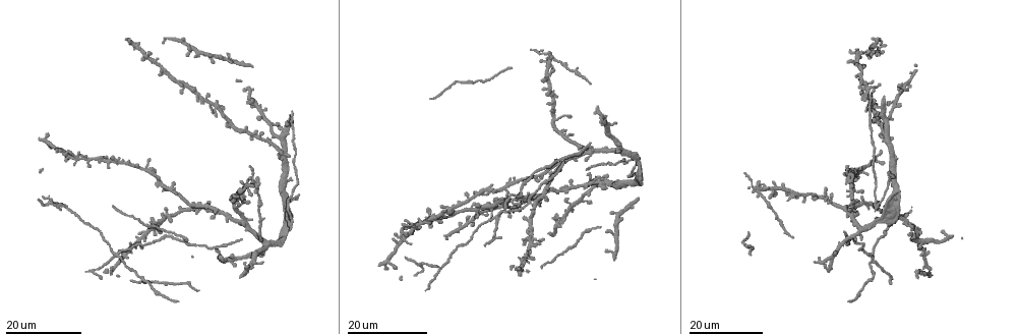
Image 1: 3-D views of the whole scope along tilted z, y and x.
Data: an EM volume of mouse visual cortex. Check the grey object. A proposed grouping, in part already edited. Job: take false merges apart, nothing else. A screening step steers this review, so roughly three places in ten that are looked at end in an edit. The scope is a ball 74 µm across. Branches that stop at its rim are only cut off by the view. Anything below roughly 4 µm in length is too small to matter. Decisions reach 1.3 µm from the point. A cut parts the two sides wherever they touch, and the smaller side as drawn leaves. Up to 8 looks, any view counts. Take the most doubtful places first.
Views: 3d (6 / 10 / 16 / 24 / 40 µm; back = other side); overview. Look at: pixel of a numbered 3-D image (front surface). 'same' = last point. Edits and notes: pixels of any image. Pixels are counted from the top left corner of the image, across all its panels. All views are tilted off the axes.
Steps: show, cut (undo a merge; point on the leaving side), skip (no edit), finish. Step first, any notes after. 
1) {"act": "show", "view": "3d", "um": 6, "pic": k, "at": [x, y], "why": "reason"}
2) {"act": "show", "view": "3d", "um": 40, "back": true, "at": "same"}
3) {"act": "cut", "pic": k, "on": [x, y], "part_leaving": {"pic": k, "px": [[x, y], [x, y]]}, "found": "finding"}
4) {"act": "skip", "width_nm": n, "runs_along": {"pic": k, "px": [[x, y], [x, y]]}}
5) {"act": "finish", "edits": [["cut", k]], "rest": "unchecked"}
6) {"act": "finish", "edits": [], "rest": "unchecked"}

{"act": "show", "view": "3d", "um": 24, "pic": 1, "at": [117, 256]}

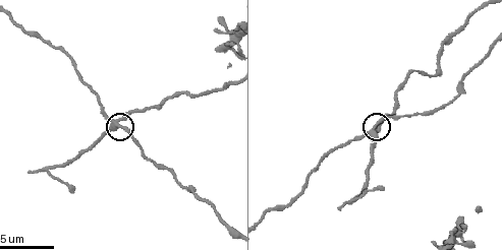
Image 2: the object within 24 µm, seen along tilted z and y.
{"act": "show", "view": "3d", "um": 6, "pic": 2, "at": [372, 129], "why": "closer look"}

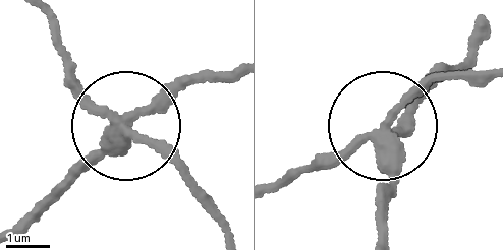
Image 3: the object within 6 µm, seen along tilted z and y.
{"act": "cut", "pic": 3, "on": [178, 88], "arms": 4, "part_leaving": {"pic": 3, "px": [[122, 125], [196, 83], [235, 75]]}, "found": "two neurons meet here"}

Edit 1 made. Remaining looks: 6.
{"act": "show", "view": "3d", "um": 24, "pic": 1, "at": [440, 269]}

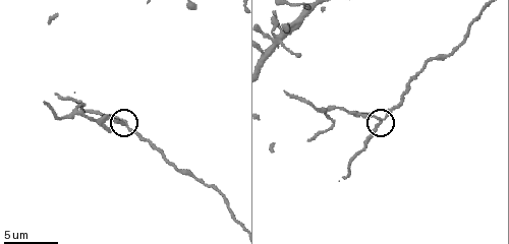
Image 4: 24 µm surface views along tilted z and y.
{"act": "show", "view": "3d", "um": 10, "pic": 4, "at": [124, 124]}

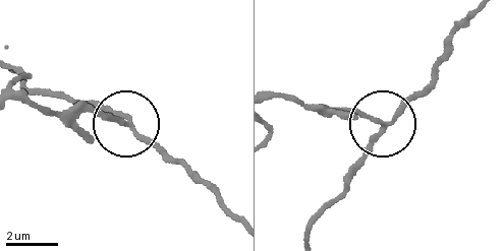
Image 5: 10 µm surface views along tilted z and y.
{"act": "cut", "pic": 5, "on": [102, 116], "side_arm_um": 9, "part_leaving": {"pic": 5, "px": [[130, 121], [106, 112], [49, 113], [21, 91], [17, 71]]}, "found": "two neurons meet here"}

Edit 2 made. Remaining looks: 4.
{"act": "show", "view": "3d", "um": 16, "pic": 1, "at": [773, 189]}

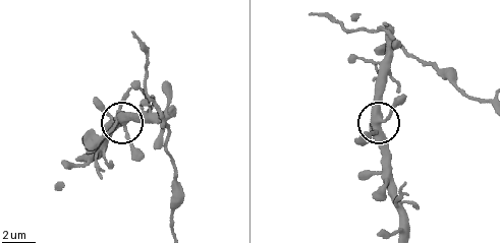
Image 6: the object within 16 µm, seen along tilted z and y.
{"act": "show", "view": "3d", "um": 10, "pic": 6, "at": [118, 123]}

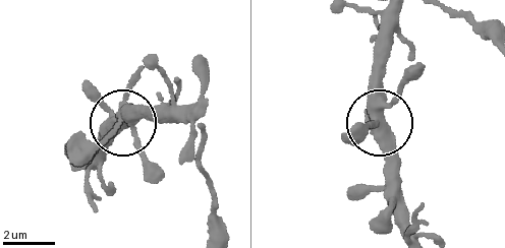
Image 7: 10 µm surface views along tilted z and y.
{"act": "skip", "arms": 5, "found": "one neuron here"}

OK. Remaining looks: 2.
{"act": "show", "view": "3d", "um": 24, "pic": 1, "at": [556, 121], "why": "branch point"}

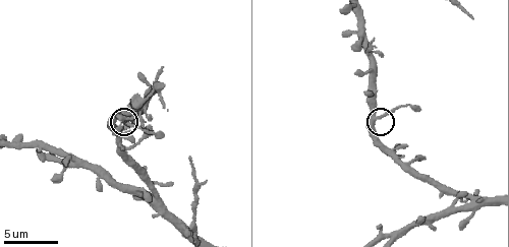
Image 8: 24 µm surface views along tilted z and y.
{"act": "show", "view": "3d", "um": 10, "pic": 8, "at": [377, 118]}

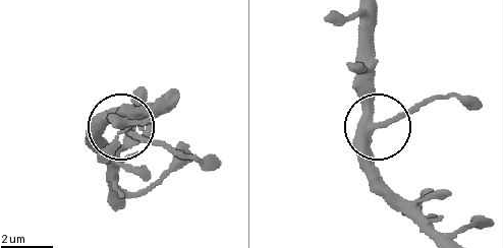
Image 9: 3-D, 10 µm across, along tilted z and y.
{"act": "skip", "arms": 3, "found": "continuous, no second neuron"}

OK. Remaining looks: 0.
{"act": "finish", "edits": [["cut", 3], ["cut", 5]], "rest": "unchecked"}

